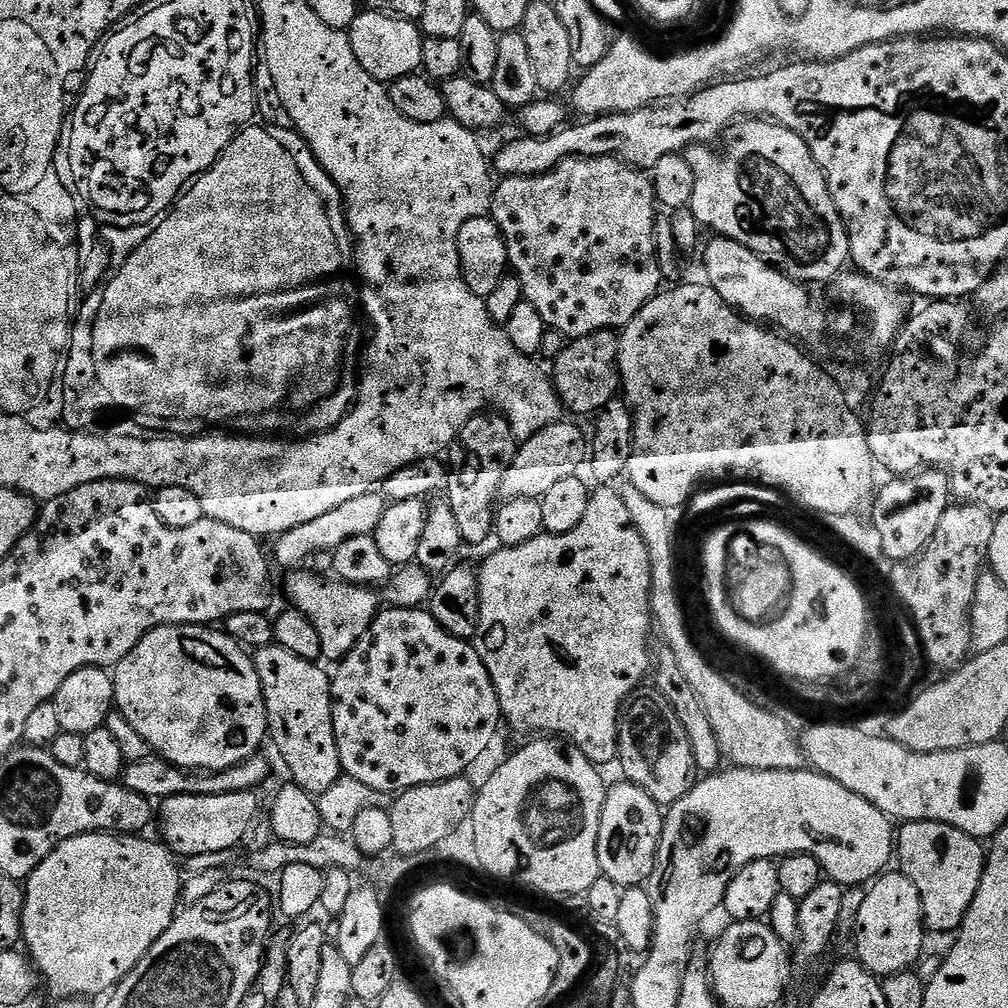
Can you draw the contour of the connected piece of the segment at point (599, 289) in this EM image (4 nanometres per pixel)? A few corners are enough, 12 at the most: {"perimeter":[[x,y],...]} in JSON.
{"perimeter":[[614,156],[505,176],[490,215],[569,341],[661,291],[652,181]]}

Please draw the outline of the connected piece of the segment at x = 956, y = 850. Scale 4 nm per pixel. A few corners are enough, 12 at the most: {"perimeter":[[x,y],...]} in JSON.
{"perimeter":[[913,820],[894,845],[929,933],[955,933],[978,894],[986,848]]}

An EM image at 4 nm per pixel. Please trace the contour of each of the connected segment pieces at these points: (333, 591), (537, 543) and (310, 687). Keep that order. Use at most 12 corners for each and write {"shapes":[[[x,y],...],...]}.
{"shapes":[[[287,573],[291,607],[339,662],[381,611],[381,593]],[[615,487],[479,565],[503,719],[618,757],[650,554]],[[279,646],[254,656],[270,744],[319,798],[340,781],[332,682]]]}

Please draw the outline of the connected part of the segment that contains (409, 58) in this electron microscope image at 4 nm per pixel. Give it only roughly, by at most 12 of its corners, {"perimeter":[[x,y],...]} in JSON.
{"perimeter":[[364,10],[347,33],[376,80],[421,71],[425,37],[413,21]]}

